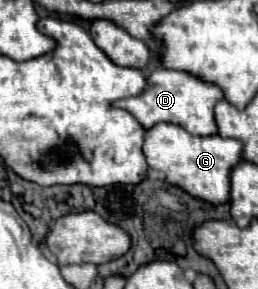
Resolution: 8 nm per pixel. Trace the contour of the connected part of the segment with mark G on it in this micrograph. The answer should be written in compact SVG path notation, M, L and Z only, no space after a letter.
M158 123L144 133L142 153L150 169L162 171L168 185L176 185L196 199L220 205L230 199L230 169L240 163L242 143L236 139L224 139L220 135L192 135L180 125Z

